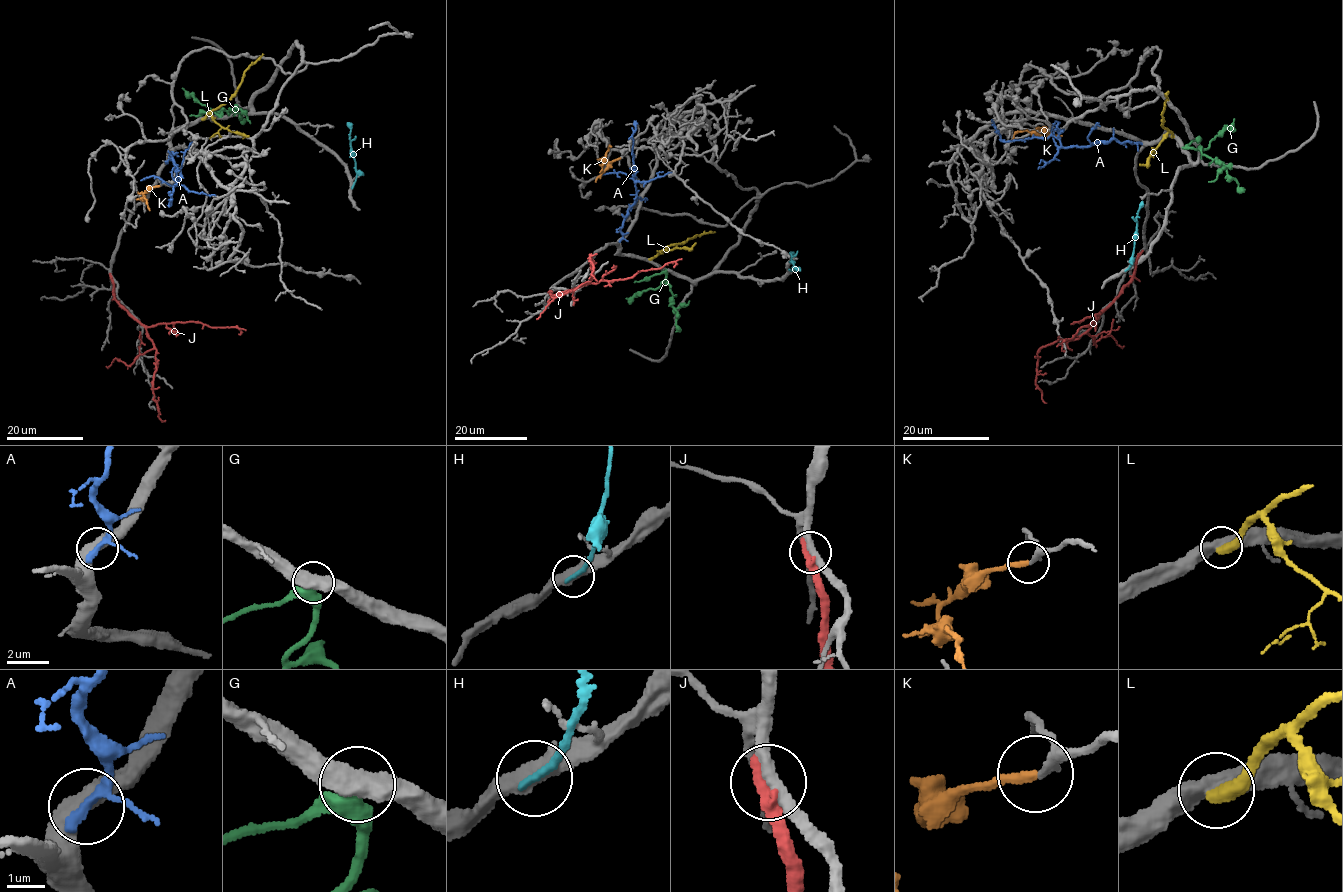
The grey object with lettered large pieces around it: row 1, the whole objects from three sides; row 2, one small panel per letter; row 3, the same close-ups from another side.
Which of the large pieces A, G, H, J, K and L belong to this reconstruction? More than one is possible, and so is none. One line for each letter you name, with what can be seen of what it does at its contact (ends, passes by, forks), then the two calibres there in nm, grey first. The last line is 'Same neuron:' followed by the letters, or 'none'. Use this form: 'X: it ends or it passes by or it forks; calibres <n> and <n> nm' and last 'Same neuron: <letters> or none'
K: it ends; calibres 200 and 240 nm
Same neuron: K

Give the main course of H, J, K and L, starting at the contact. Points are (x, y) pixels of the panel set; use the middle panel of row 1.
H: (790, 270), (794, 267), (792, 252), (789, 252)
J: (550, 292), (550, 296), (589, 281), (591, 254), (591, 275), (597, 281)
K: (620, 158), (603, 171), (602, 161), (611, 146)
L: (649, 259), (695, 235), (715, 231)

